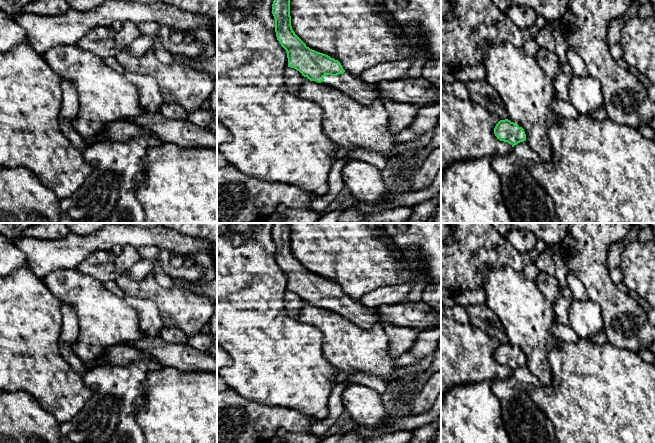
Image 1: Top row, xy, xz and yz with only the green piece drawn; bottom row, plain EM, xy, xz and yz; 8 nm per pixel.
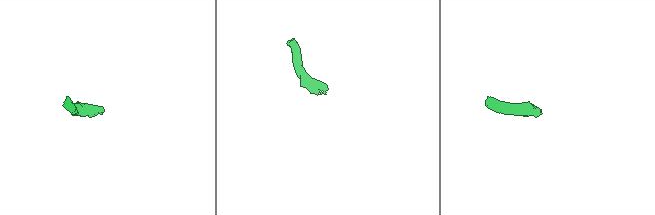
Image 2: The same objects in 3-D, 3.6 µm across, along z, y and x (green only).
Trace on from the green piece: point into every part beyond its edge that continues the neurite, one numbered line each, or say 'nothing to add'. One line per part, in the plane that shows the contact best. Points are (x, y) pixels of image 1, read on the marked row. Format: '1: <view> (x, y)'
1: xz (349, 84)

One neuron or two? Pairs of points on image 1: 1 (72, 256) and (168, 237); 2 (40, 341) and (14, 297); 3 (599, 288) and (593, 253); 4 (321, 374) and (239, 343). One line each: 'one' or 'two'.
1: one
2: one
3: one
4: one

